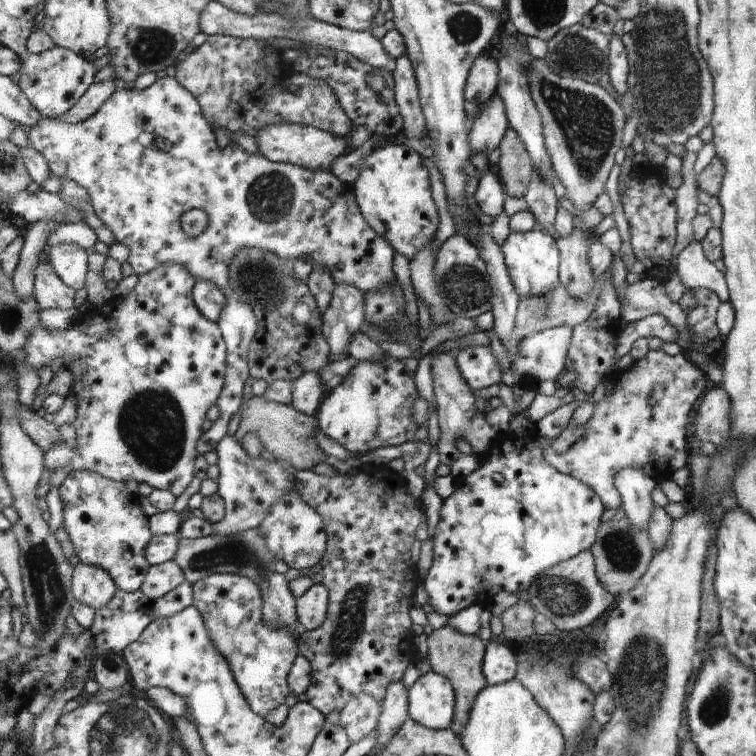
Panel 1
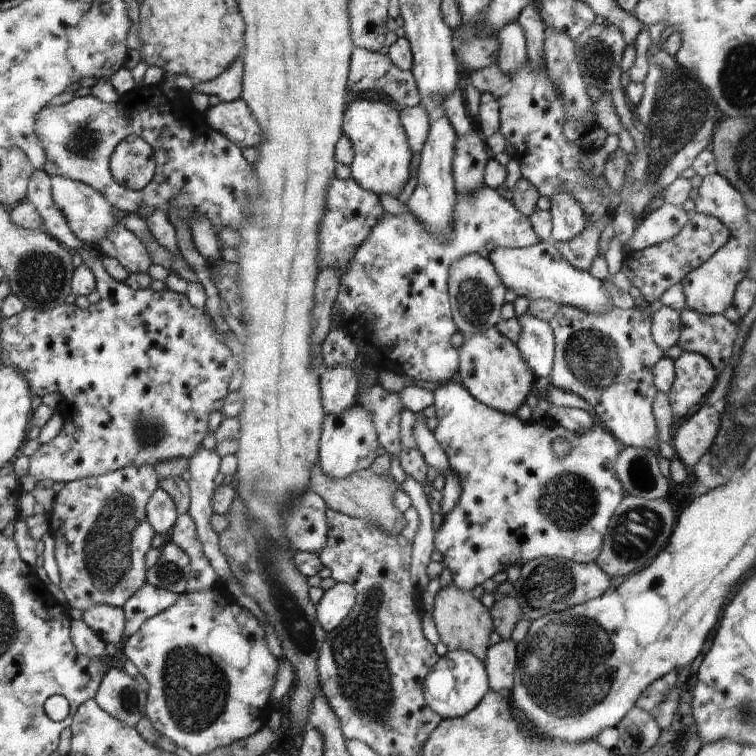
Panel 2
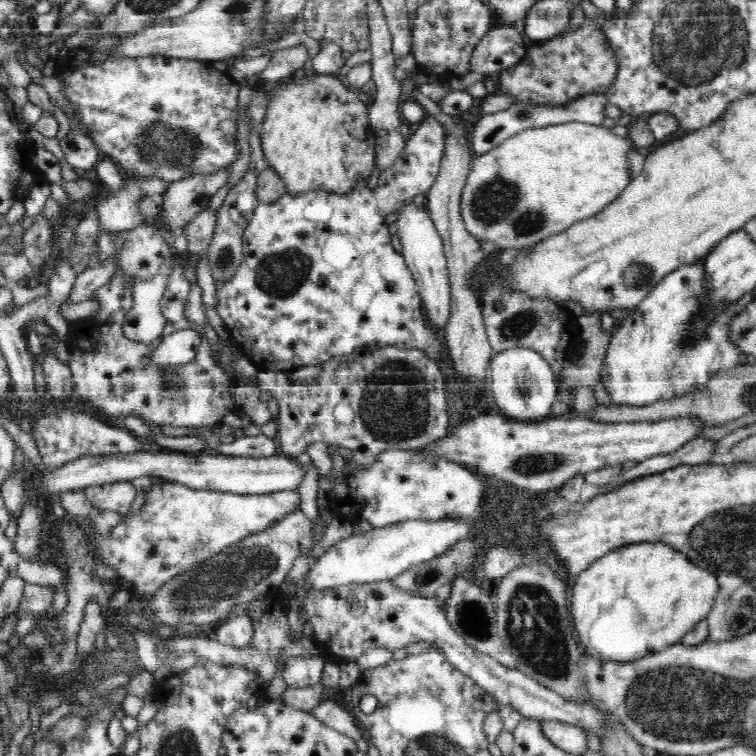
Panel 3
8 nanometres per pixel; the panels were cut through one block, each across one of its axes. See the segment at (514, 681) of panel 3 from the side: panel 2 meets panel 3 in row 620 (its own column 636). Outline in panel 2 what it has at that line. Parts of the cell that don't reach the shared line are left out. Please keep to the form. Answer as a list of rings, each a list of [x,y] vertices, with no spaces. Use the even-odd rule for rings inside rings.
[[[558,306],[555,315],[550,320],[549,325],[555,333],[555,358],[554,368],[550,373],[551,384],[559,389],[573,392],[579,397],[582,397],[593,409],[595,415],[599,419],[599,423],[607,427],[609,431],[612,431],[616,438],[620,439],[620,442],[624,442],[626,447],[634,447],[639,449],[654,449],[660,440],[658,439],[658,427],[654,417],[652,415],[652,402],[654,396],[658,392],[654,382],[654,365],[665,356],[663,350],[658,348],[658,345],[654,342],[651,333],[651,314],[637,310],[636,306],[629,309],[621,309],[618,307],[610,307],[607,309],[599,310],[595,313],[589,313],[581,308],[573,306]]]

